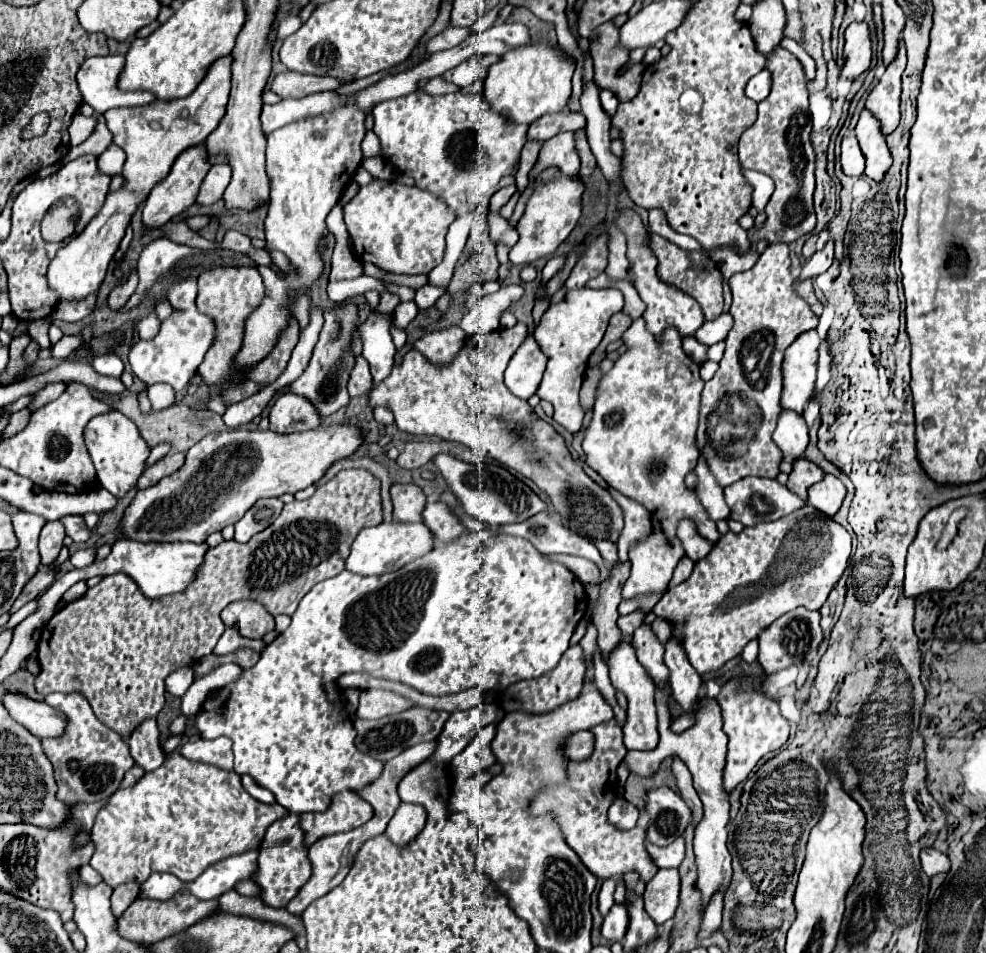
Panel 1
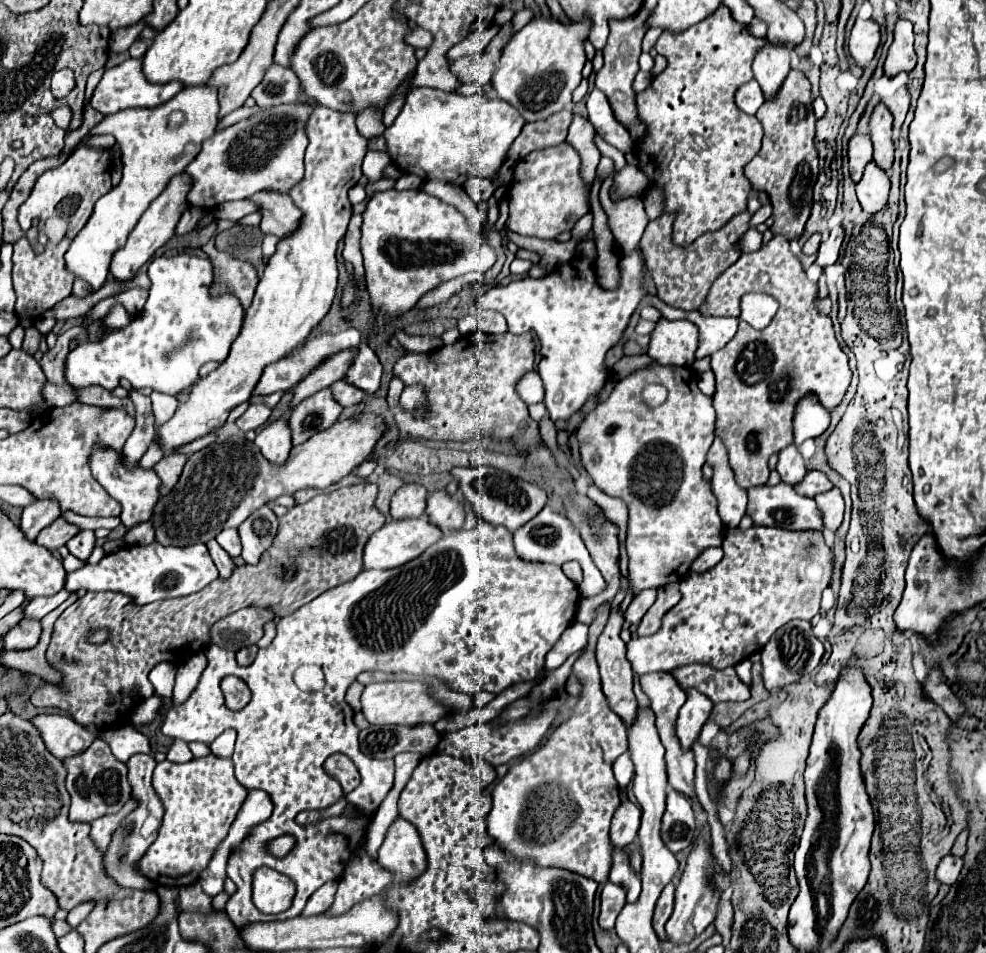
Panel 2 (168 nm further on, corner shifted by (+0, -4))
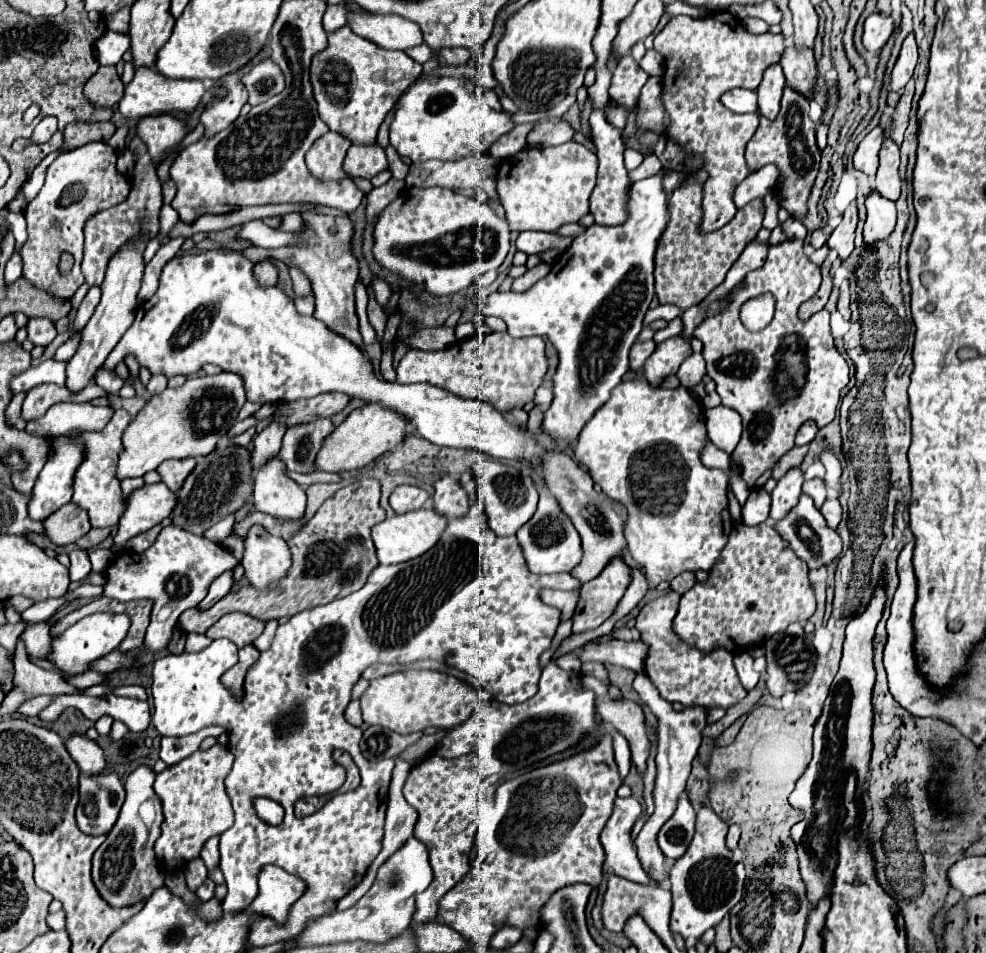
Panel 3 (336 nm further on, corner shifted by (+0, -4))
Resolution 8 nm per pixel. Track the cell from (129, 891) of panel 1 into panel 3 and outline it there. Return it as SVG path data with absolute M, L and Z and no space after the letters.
M141 765L137 767L125 781L125 803L121 807L119 819L103 845L93 855L93 883L101 895L103 901L111 907L125 907L135 905L147 897L159 887L163 887L163 869L161 863L155 857L153 845L161 833L161 801L153 791L155 773L153 769Z

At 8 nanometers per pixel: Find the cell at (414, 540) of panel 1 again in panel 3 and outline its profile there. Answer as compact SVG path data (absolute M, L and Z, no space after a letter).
M433 507L431 509L417 509L417 511L409 511L409 513L393 515L393 517L385 519L383 523L373 527L373 543L377 547L379 563L383 563L383 565L403 563L403 561L409 561L409 559L423 555L439 541L445 525L447 525L447 519L443 515L439 515Z

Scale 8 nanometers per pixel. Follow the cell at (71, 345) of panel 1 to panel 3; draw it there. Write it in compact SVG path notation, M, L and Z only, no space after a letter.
M30 318L27 332L27 338L34 346L47 346L57 335L53 321L47 318Z

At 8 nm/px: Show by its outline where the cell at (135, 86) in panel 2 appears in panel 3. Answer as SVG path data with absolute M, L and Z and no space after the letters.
M141 67L135 71L133 81L125 87L125 95L119 101L119 111L125 117L143 117L159 113L185 113L191 115L205 95L205 85L201 81L173 81L165 75L155 73L153 69Z

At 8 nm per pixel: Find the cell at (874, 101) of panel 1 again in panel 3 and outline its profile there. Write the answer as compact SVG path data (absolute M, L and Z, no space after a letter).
M885 141L879 151L881 163L877 169L875 185L877 193L889 201L897 201L901 195L901 175L899 175L899 147L893 141Z

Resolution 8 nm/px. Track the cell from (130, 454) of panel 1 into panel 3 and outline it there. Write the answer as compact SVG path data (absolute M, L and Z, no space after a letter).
M163 483L145 485L145 489L137 489L137 493L129 497L129 505L119 519L119 533L115 537L115 545L123 547L127 539L159 525L171 515L175 505L177 493L169 491Z

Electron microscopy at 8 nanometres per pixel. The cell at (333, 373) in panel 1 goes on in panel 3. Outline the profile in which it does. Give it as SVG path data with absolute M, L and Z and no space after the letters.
M329 419L311 421L309 425L301 425L297 429L287 429L281 445L279 459L287 467L287 471L297 473L313 473L317 453L325 441L325 437L333 431L333 423Z

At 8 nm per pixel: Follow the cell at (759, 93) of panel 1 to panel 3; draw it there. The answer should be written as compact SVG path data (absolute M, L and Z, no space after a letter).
M731 89L721 95L721 103L733 113L757 111L757 95L749 89Z

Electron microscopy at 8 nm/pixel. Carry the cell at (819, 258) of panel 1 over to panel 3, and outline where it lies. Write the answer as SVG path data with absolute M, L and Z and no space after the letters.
M855 201L847 207L843 213L843 221L837 225L837 229L831 233L827 245L831 251L835 251L841 259L849 257L853 251L853 239L855 239L855 227L857 227L857 205Z

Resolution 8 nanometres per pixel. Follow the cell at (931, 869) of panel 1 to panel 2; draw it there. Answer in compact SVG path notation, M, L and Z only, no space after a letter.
M945 855L939 865L937 865L937 879L945 885L953 885L953 881L957 881L959 873L961 873L961 865L963 861L959 857L953 857L953 855Z

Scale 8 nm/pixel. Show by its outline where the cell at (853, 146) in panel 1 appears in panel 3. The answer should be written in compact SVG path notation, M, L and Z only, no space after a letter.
M875 127L871 133L867 133L853 155L855 169L873 177L877 171L877 165L879 165L879 149L881 149L883 141L885 141L885 131L881 127Z

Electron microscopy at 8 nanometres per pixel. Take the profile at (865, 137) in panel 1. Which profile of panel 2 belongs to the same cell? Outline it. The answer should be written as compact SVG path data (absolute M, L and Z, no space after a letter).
M869 161L861 181L857 183L857 199L863 211L867 213L879 211L887 203L889 187L891 187L889 175L875 161Z

